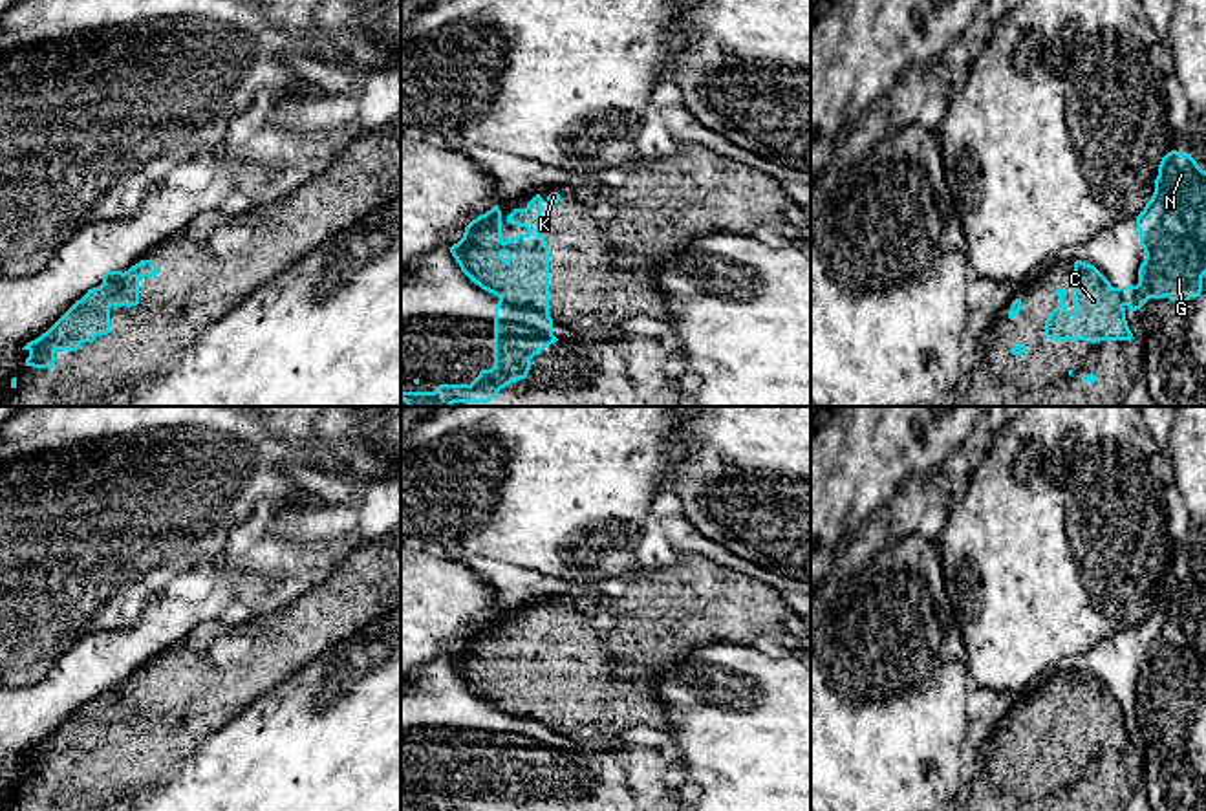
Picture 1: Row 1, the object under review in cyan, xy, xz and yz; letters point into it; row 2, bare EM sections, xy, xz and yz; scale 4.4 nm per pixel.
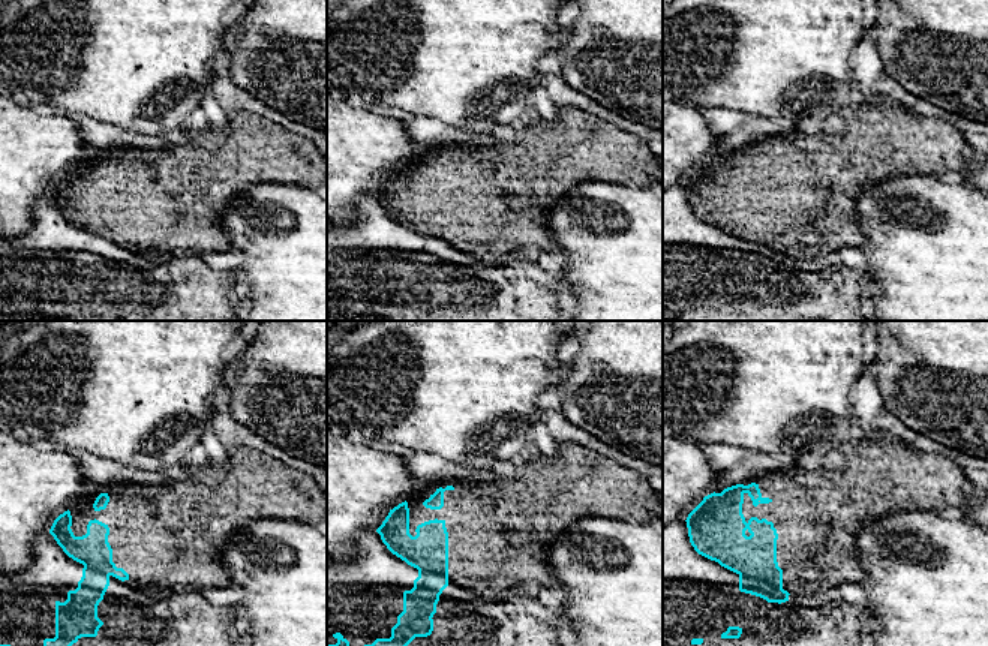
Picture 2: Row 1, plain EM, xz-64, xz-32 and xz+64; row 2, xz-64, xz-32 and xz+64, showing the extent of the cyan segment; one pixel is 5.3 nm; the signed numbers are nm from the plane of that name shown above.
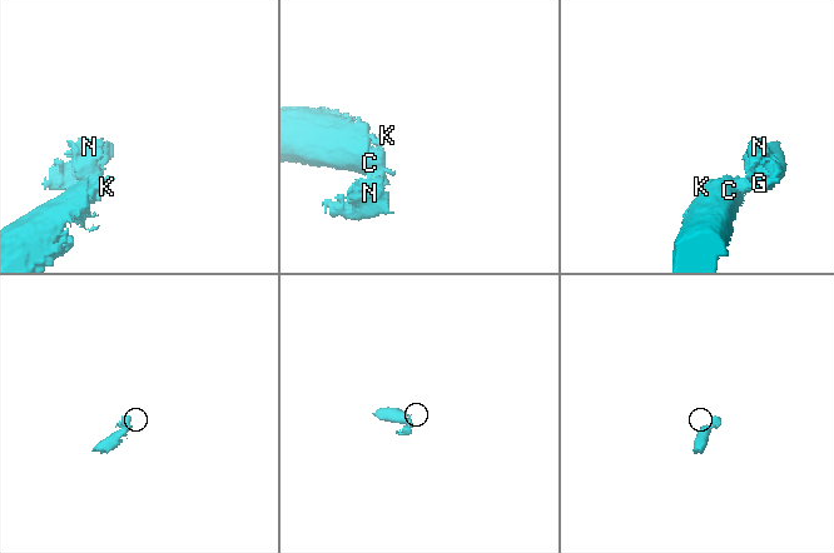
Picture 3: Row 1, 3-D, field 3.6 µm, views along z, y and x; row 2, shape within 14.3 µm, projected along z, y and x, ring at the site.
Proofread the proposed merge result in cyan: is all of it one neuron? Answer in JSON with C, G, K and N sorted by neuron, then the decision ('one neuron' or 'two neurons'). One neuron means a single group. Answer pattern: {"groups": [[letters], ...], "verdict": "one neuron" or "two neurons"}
{"groups": [["C", "K"], ["G", "N"]], "verdict": "two neurons"}

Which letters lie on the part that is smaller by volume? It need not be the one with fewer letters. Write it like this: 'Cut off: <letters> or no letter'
Cut off: G, N

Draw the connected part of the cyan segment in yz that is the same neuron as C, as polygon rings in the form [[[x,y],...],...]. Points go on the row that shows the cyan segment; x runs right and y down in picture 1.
[[[1074,262],[1072,304],[1069,311],[1065,287],[1054,291],[1058,306],[1045,320],[1045,337],[1052,341],[1131,341],[1135,339],[1125,308],[1111,282],[1091,264]]]

